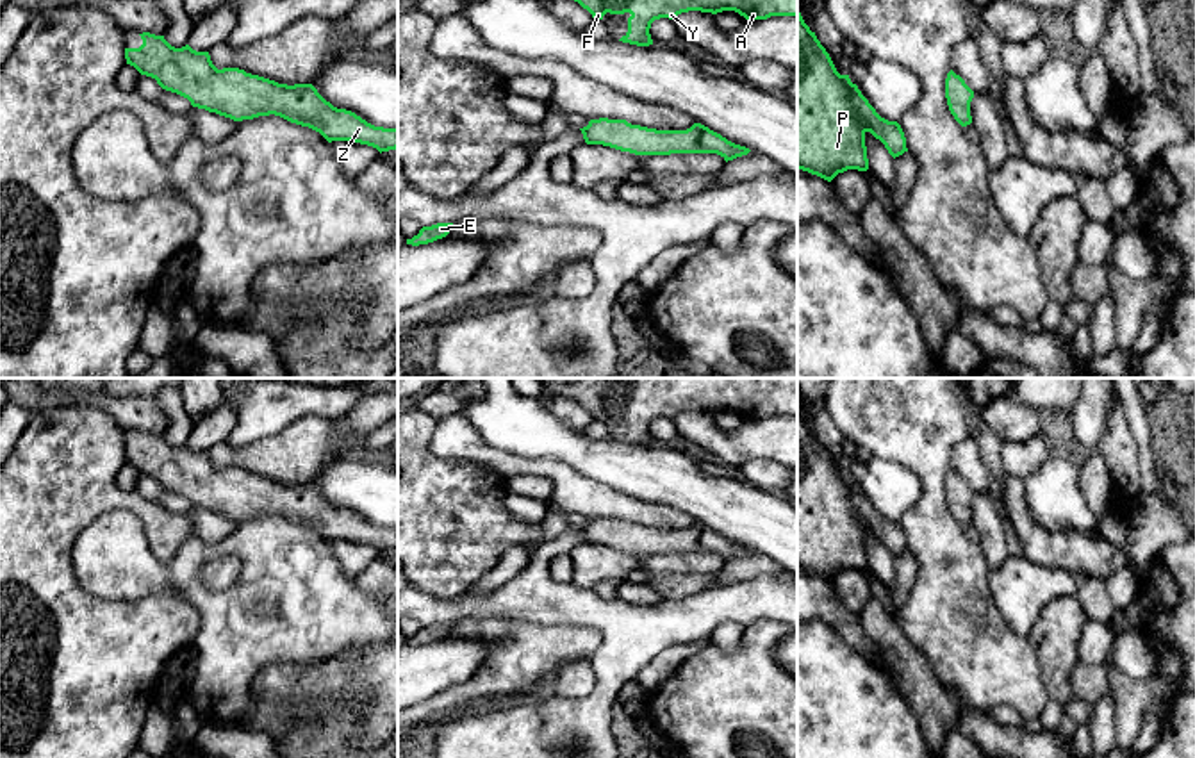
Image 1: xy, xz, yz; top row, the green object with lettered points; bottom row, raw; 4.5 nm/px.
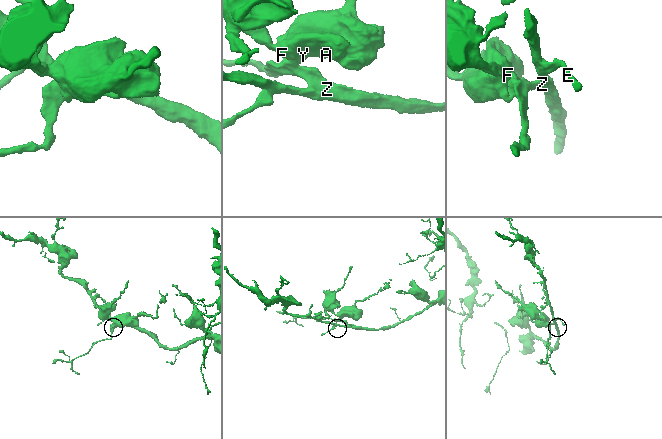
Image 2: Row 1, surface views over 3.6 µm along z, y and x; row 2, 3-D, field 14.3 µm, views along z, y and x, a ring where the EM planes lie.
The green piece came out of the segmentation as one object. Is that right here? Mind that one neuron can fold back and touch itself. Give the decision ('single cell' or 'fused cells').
single cell

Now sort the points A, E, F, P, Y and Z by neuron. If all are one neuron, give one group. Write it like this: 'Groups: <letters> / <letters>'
Groups: A E F P Y Z

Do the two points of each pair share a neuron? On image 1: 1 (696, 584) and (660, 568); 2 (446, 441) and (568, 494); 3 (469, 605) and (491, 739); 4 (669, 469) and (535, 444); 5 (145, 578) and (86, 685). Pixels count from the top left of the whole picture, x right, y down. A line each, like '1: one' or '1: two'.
1: two
2: one
3: one
4: one
5: two

